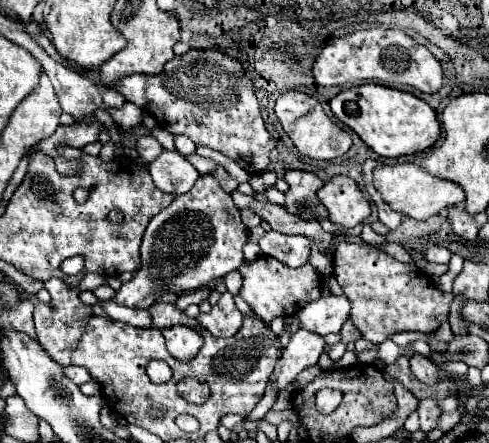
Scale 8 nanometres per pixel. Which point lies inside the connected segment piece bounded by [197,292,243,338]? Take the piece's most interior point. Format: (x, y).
(224, 320)

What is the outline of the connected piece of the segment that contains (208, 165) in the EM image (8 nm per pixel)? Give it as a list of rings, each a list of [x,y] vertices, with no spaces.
[[[187,156],[187,160],[197,168],[197,172],[199,174],[209,174],[211,170],[215,170],[217,168],[217,164],[213,162],[213,160],[209,160],[209,158],[201,158],[201,156]]]

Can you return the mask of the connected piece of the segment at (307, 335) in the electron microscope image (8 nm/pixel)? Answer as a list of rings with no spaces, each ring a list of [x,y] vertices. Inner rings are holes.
[[[305,328],[297,330],[275,366],[273,380],[277,382],[277,388],[283,390],[291,380],[297,378],[301,370],[317,364],[323,350],[325,350],[323,336],[317,336],[315,332],[309,332]]]

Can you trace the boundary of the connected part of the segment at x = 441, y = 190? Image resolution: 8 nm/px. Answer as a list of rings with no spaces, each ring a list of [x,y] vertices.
[[[407,162],[407,164],[393,164],[393,166],[377,166],[373,170],[373,184],[381,192],[383,200],[397,212],[415,218],[415,220],[427,220],[433,214],[443,212],[449,206],[459,206],[465,202],[465,192],[459,184],[451,180],[443,180],[437,176],[431,176],[425,168],[419,164]]]

